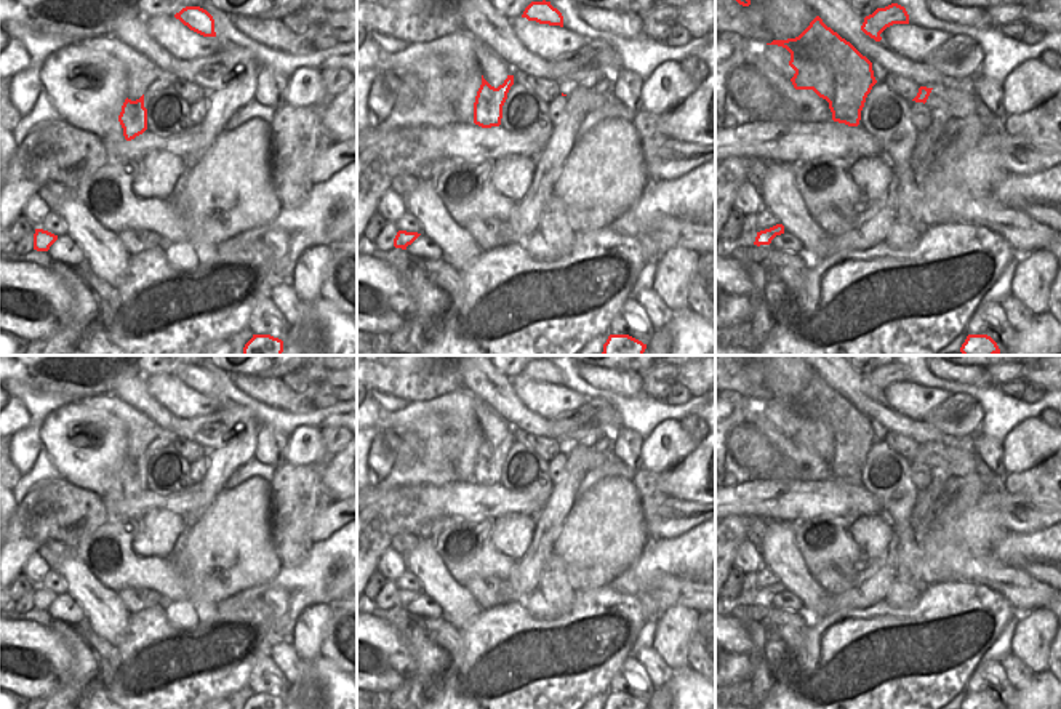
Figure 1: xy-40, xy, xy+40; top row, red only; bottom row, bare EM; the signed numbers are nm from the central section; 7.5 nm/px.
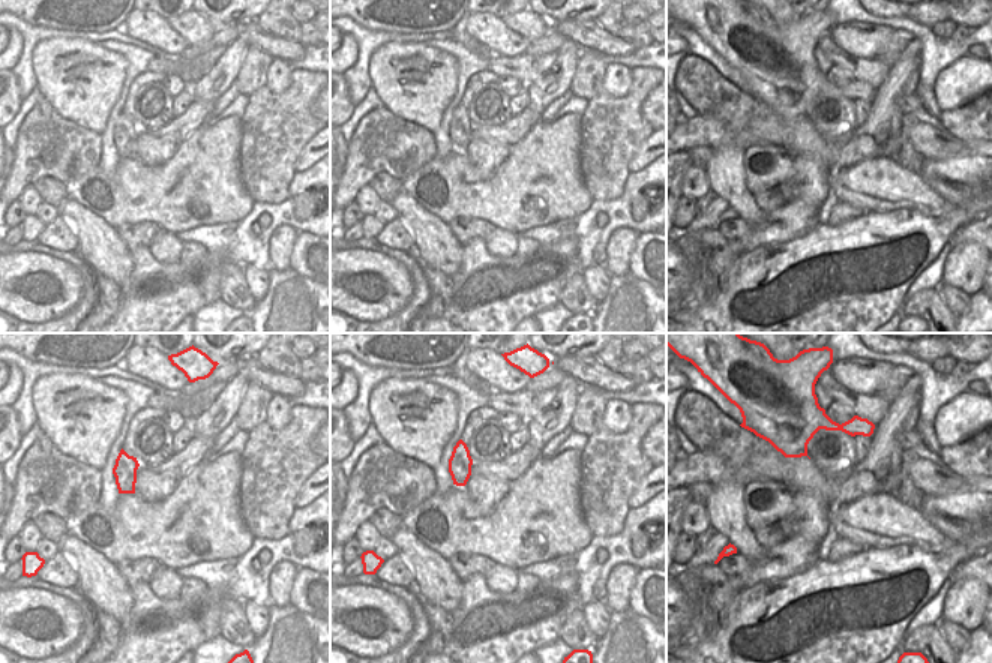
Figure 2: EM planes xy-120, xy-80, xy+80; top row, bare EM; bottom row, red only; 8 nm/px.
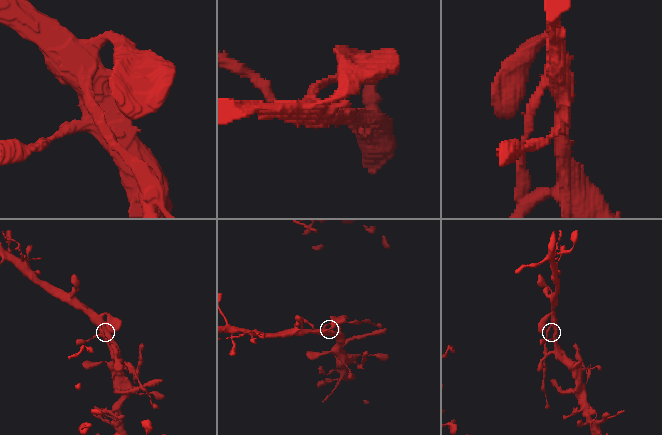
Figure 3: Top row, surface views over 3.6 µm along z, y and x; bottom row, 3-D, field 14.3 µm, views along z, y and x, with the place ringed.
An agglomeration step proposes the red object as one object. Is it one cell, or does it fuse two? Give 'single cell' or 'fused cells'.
fused cells

